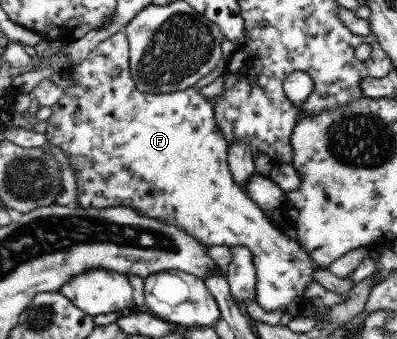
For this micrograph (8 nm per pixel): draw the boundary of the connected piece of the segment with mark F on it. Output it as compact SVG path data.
M122 32L112 34L108 39L100 42L90 53L86 59L83 59L79 64L70 65L64 73L64 76L72 79L72 87L63 89L63 94L60 99L50 107L51 116L47 119L48 125L45 130L45 135L58 149L61 149L65 156L69 159L69 163L78 185L78 203L80 208L108 208L125 206L140 211L140 215L155 218L171 224L172 226L180 227L188 236L196 237L202 244L206 246L227 245L234 248L236 246L246 247L252 253L254 266L256 267L256 302L266 311L274 311L274 309L286 309L289 303L294 301L295 297L304 298L304 288L313 282L314 271L320 271L325 267L316 266L314 260L310 259L308 252L304 247L300 247L297 239L289 239L276 225L267 219L263 210L258 205L252 202L243 187L239 187L234 182L234 176L227 162L227 151L229 148L228 141L224 137L224 132L216 125L214 118L214 102L210 98L202 96L200 90L189 87L184 91L175 91L172 93L151 94L140 92L136 88L136 82L130 74L128 63L128 40Z

